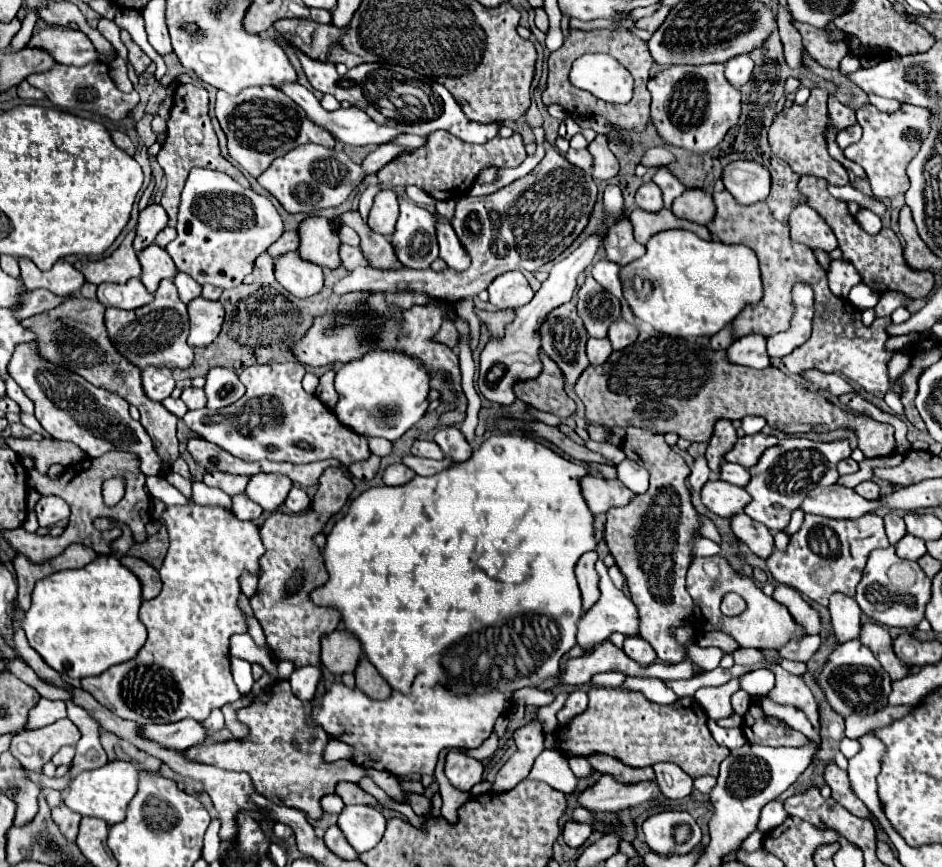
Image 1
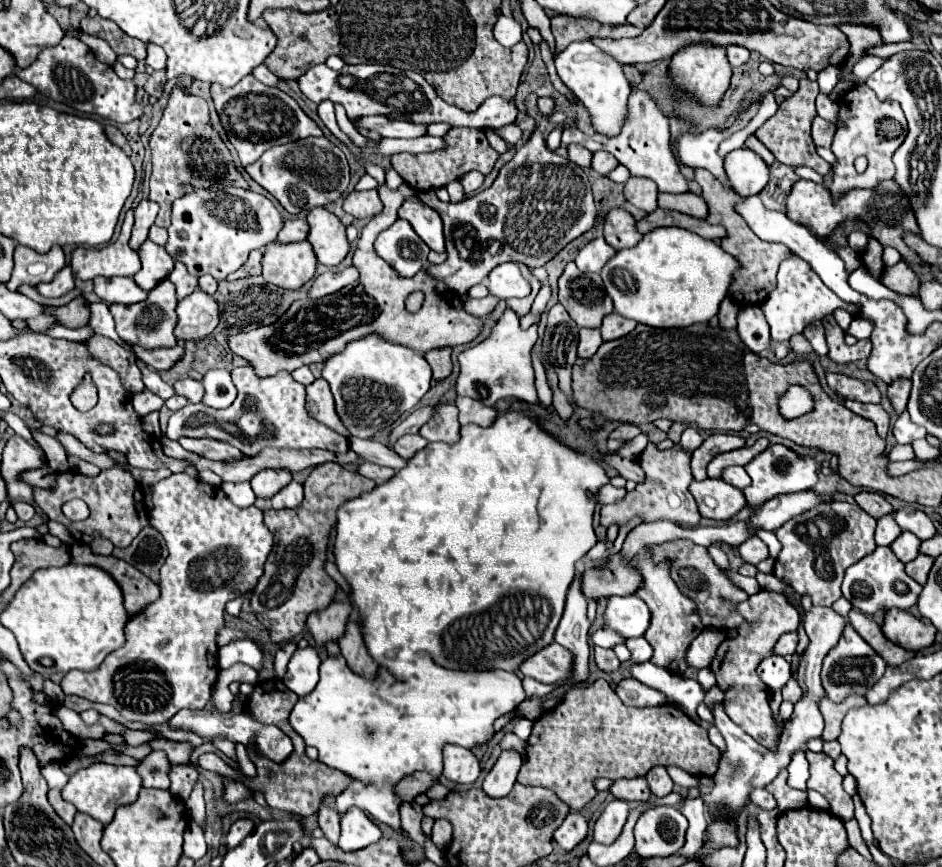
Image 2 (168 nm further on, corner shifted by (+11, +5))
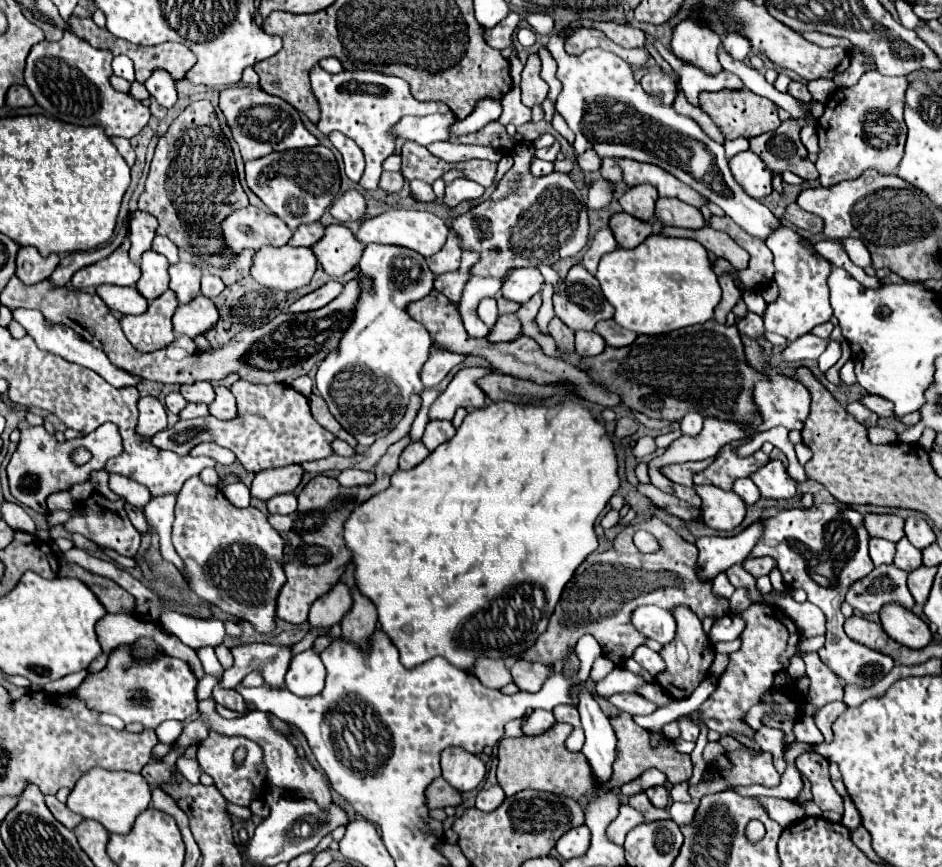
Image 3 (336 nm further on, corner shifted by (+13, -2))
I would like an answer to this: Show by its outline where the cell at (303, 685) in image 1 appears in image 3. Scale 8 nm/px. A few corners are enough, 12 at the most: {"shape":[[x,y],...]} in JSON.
{"shape":[[318,653],[292,657],[286,687],[298,697],[324,689],[326,669]]}

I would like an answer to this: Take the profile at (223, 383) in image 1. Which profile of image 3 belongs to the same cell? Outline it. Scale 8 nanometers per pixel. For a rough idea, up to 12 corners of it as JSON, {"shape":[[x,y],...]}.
{"shape":[[216,387],[208,405],[216,419],[236,419],[236,401],[230,389]]}

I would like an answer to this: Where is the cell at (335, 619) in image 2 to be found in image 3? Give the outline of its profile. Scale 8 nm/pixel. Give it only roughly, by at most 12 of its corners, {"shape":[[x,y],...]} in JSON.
{"shape":[[338,581],[316,599],[308,623],[332,627],[352,607],[346,583]]}

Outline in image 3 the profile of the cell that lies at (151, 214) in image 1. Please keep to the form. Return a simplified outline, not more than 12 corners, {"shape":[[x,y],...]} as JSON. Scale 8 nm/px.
{"shape":[[128,217],[130,259],[138,265],[156,235],[156,217]]}

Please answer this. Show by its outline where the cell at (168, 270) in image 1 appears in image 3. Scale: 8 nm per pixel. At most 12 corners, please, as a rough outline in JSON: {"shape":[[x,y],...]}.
{"shape":[[146,251],[136,283],[148,301],[168,289],[168,259]]}

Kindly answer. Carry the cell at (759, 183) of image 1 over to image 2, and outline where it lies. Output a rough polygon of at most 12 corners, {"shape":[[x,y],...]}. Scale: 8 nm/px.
{"shape":[[748,148],[732,150],[724,170],[744,198],[762,192],[768,164]]}

